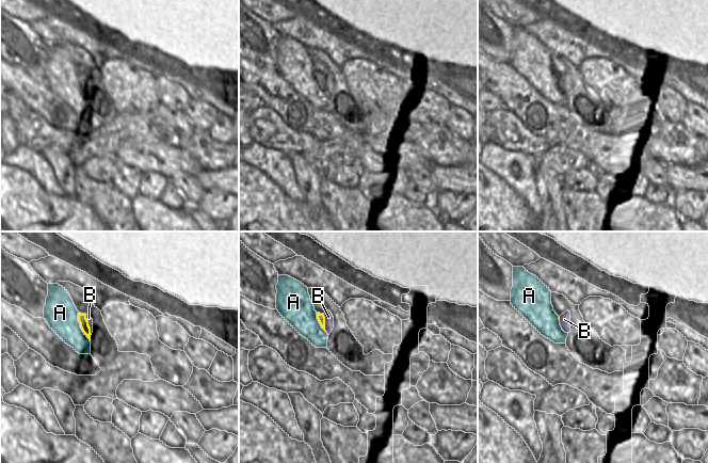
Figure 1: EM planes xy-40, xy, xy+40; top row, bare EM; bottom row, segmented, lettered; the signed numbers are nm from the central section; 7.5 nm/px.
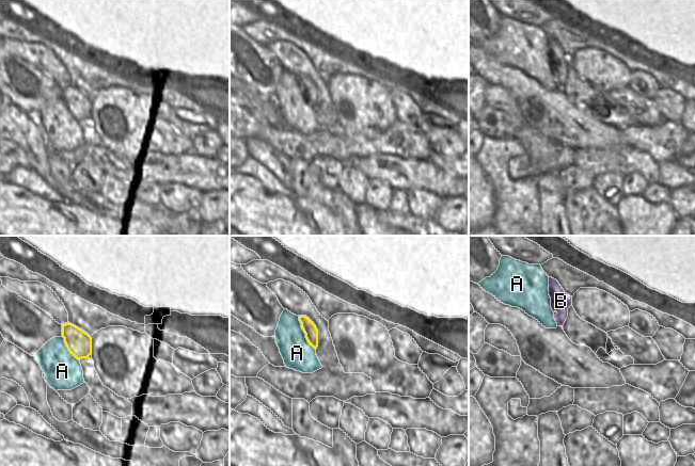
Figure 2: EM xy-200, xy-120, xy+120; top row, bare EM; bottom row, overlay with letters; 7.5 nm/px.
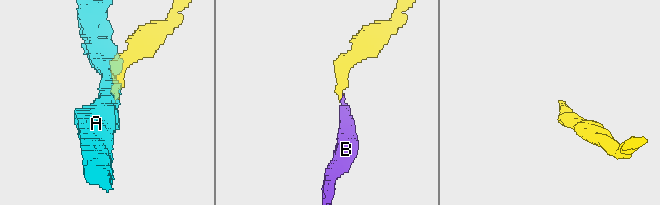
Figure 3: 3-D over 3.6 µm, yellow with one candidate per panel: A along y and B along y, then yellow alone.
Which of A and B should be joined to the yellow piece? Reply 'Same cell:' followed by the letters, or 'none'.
Same cell: B

